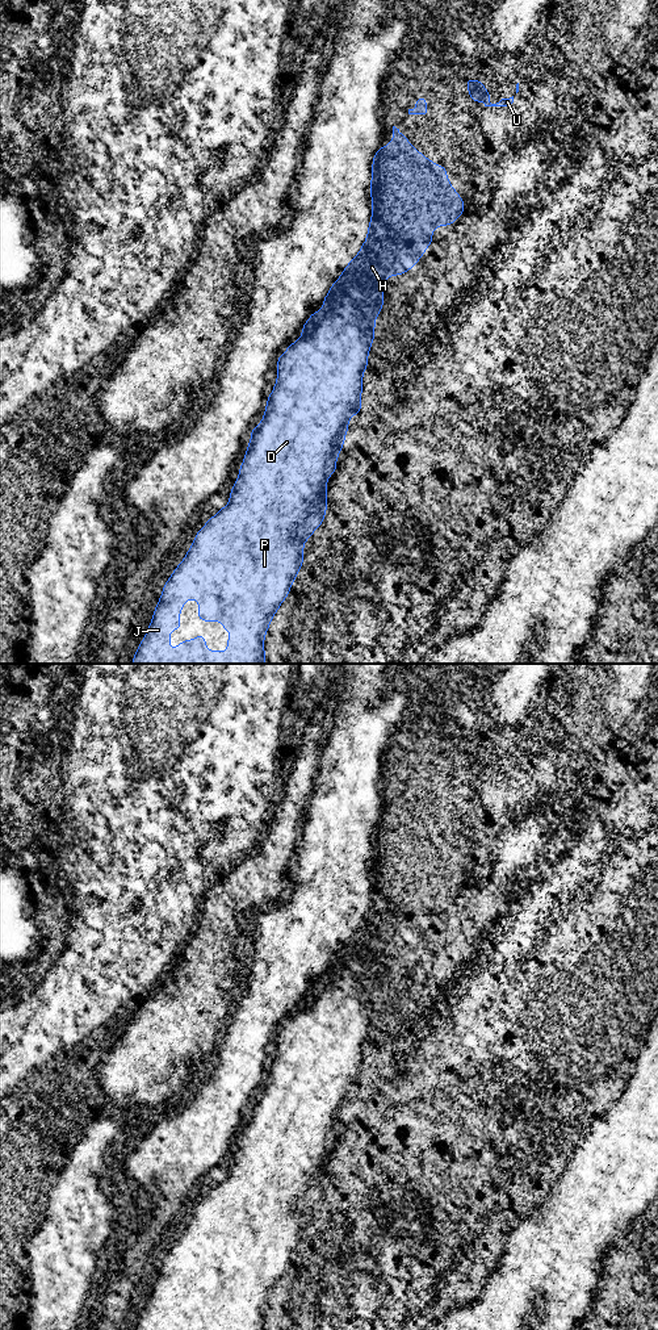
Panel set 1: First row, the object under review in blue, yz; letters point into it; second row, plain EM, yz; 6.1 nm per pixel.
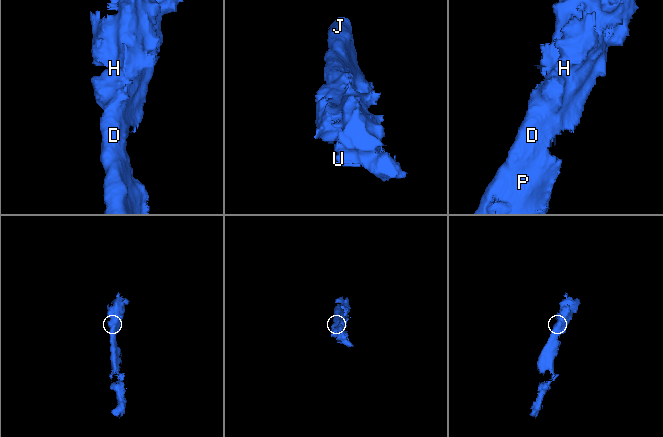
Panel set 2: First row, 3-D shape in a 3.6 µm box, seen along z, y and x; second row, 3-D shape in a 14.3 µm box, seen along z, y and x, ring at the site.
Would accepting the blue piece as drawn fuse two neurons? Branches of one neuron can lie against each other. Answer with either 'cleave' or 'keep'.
keep

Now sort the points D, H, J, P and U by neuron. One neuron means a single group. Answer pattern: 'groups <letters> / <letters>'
groups D H J P U

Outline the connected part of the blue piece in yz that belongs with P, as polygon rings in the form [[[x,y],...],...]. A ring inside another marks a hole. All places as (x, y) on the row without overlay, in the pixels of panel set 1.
[[[395,799],[391,816],[381,819],[374,827],[369,863],[372,894],[366,915],[335,957],[330,958],[323,982],[313,984],[303,996],[302,1011],[290,1016],[288,1024],[277,1030],[277,1057],[267,1071],[261,1096],[251,1103],[251,1116],[239,1151],[231,1162],[230,1176],[197,1205],[184,1233],[163,1259],[148,1304],[134,1330],[267,1330],[264,1309],[303,1237],[303,1214],[323,1196],[328,1179],[327,1149],[336,1147],[336,1130],[344,1118],[349,1089],[362,1084],[362,1045],[368,1041],[376,990],[384,980],[384,950],[405,948],[411,942],[432,917],[433,900],[452,898],[465,884],[464,873],[448,854],[447,840],[436,838],[423,829]],[[185,1272],[202,1275],[197,1280],[198,1293],[214,1295],[221,1291],[222,1302],[235,1304],[231,1312],[225,1310],[230,1319],[227,1325],[206,1323],[204,1306],[192,1314],[181,1313],[173,1326],[169,1323],[169,1304],[183,1301],[177,1287],[184,1283]]]

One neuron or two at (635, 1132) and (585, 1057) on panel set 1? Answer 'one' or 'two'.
two

